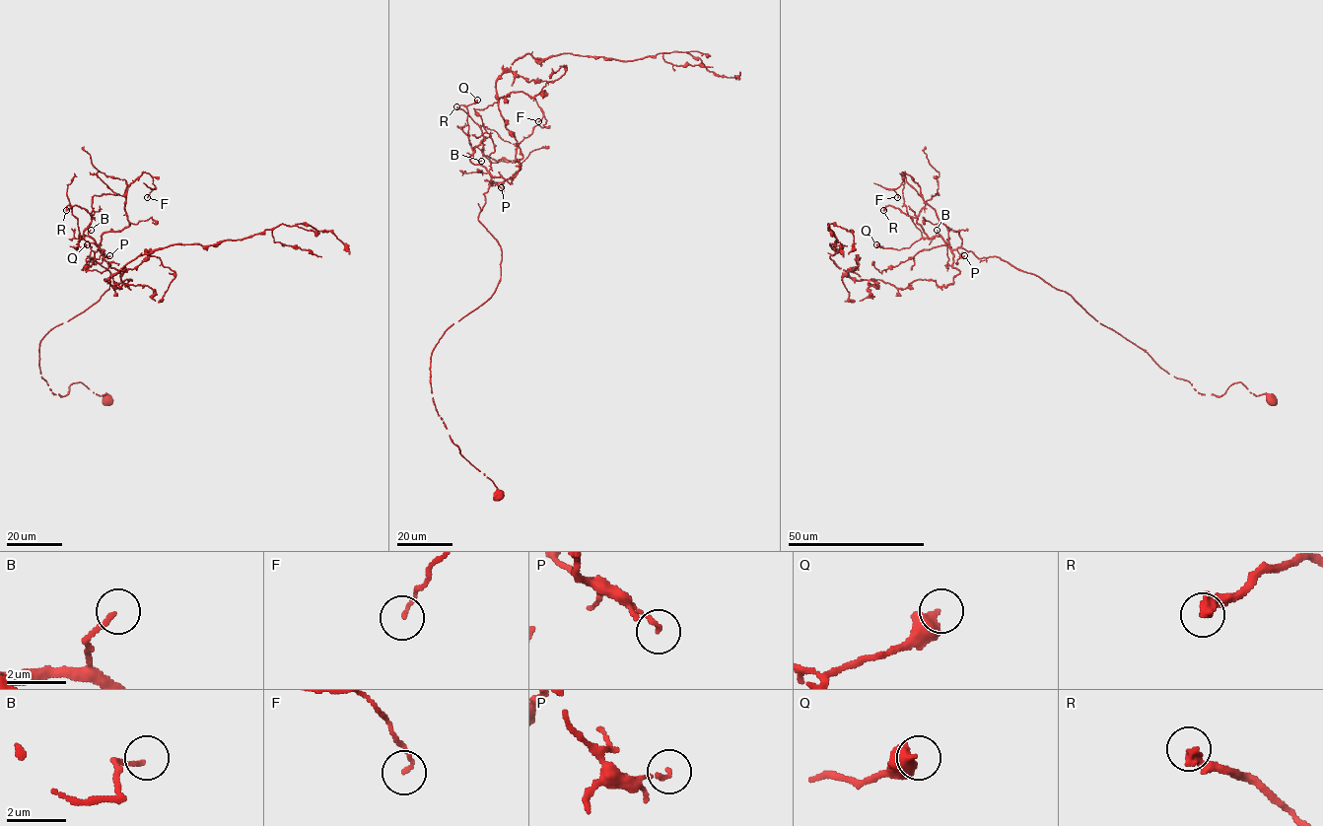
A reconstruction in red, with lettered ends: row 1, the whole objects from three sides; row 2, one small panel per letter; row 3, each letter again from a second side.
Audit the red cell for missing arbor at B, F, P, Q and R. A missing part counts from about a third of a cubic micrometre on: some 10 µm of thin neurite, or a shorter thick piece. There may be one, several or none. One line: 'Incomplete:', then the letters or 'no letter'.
Incomplete: B, R

